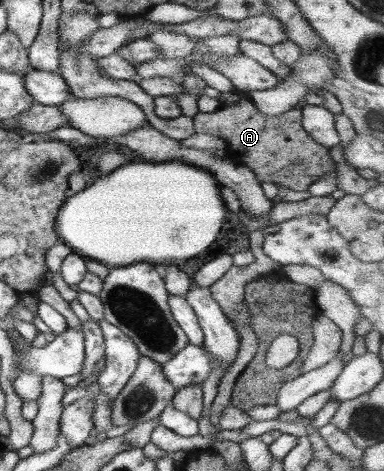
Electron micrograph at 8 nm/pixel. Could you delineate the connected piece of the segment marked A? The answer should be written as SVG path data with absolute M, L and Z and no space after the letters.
M245 93L245 97L241 101L237 101L231 106L221 104L218 109L209 113L199 111L193 117L193 120L194 129L197 133L209 133L225 139L229 158L234 163L250 168L259 182L272 182L297 192L303 192L308 190L309 186L317 179L320 179L323 174L335 169L335 158L337 156L332 150L321 146L316 140L310 138L309 133L305 132L305 129L302 127L301 116L302 111L296 107L278 115L266 115L249 100Z

